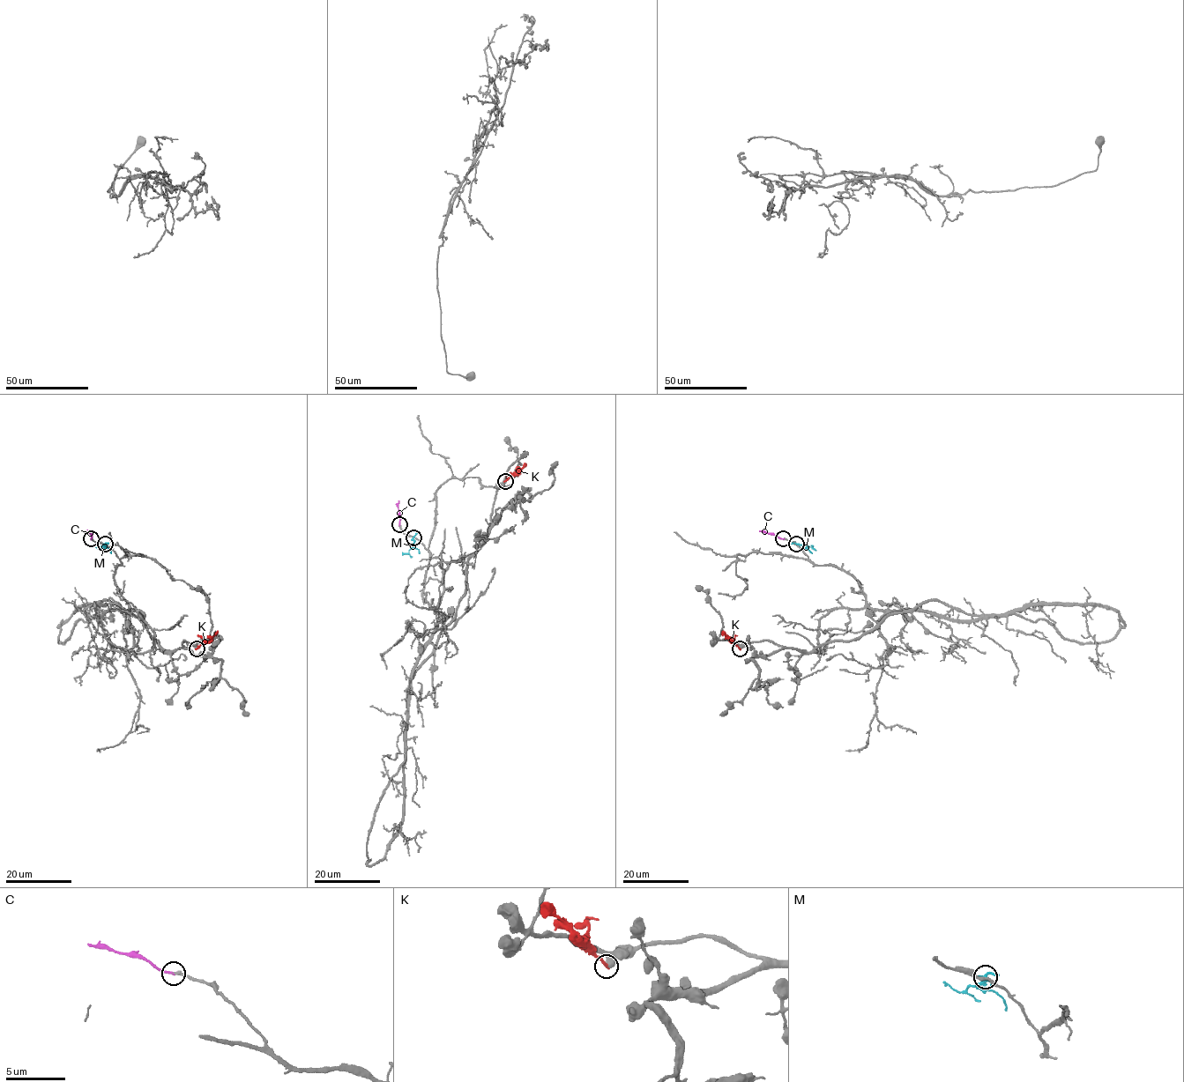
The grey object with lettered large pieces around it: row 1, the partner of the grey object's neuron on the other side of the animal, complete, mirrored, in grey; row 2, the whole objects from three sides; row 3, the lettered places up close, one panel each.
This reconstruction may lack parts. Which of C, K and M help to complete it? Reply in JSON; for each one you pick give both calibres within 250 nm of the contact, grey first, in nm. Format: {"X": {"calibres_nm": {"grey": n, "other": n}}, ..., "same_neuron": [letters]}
{"C": {"calibres_nm": {"grey": 260, "other": 190}}, "same_neuron": ["C"]}

